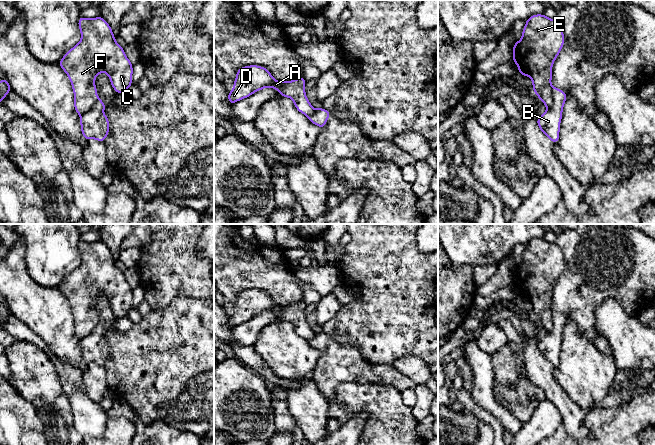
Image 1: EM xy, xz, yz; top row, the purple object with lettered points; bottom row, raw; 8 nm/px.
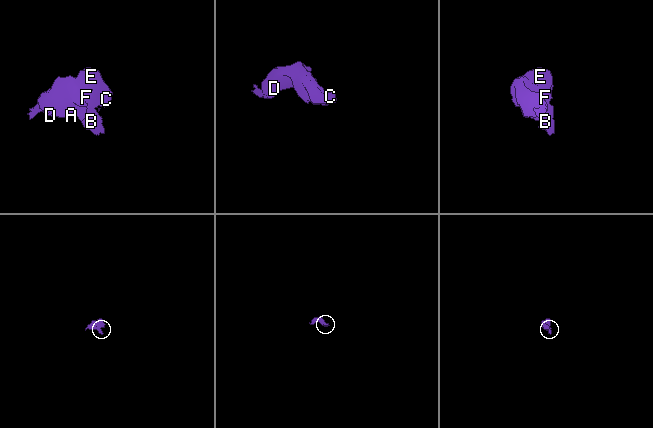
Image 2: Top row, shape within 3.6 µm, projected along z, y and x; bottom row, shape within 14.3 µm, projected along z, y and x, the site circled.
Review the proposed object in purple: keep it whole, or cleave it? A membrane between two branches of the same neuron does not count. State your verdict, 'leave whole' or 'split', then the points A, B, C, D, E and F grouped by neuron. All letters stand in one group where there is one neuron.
split | A C D E F / B

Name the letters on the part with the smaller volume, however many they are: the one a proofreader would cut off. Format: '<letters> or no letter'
B

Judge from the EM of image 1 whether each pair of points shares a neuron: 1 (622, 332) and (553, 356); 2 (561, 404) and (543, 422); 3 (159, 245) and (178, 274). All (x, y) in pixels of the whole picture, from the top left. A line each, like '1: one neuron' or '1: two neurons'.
1: two neurons
2: two neurons
3: one neuron

